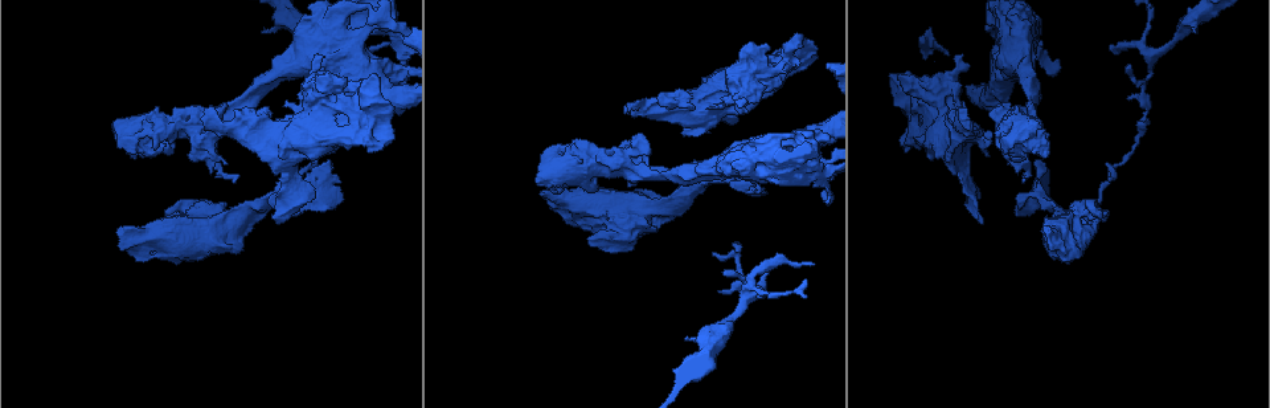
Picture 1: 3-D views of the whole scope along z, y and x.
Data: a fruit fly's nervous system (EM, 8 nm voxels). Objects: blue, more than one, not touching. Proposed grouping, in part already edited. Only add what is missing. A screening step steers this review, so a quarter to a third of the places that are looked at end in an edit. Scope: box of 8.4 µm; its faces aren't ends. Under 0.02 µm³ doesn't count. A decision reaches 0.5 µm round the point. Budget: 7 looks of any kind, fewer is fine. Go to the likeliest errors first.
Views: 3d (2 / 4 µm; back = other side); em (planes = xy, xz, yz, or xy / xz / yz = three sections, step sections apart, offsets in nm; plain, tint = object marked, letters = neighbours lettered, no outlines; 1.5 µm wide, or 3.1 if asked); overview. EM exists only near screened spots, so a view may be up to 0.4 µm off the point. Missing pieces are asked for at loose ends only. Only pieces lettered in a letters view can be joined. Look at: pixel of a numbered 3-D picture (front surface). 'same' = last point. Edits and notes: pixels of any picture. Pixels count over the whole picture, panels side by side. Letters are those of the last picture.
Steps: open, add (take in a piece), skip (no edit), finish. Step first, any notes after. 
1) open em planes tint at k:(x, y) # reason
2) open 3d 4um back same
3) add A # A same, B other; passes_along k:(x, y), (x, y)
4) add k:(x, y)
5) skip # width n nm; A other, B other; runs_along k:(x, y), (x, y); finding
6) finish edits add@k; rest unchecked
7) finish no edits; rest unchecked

open em xy step 4 letters at 1:(812, 263) # thin end

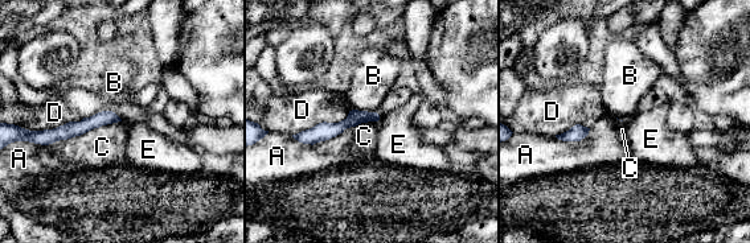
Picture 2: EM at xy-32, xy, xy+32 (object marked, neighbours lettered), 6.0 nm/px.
open em planes letters same

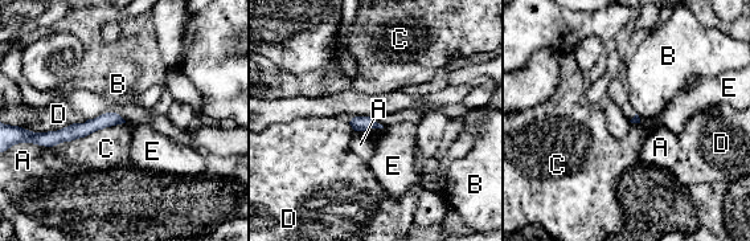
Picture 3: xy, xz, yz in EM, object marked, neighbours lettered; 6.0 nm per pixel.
skip # A other, B other, C other, D other, E other; border 3:(121, 123), (48, 147); no lettered piece goes on from it

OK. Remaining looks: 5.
open 3d 4um at 1:(745, 99) # free end

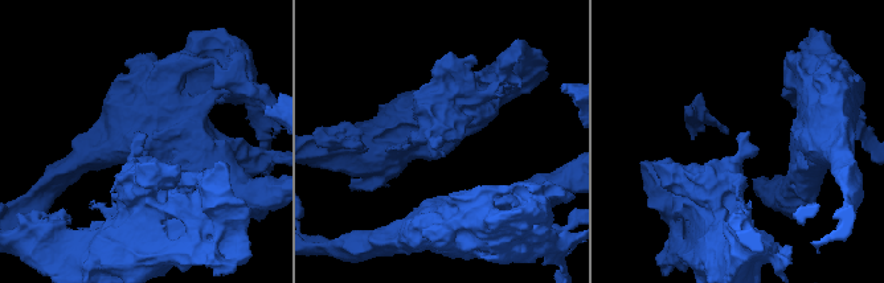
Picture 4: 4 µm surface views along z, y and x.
open em xz step 8 letters at 4:(740, 137)

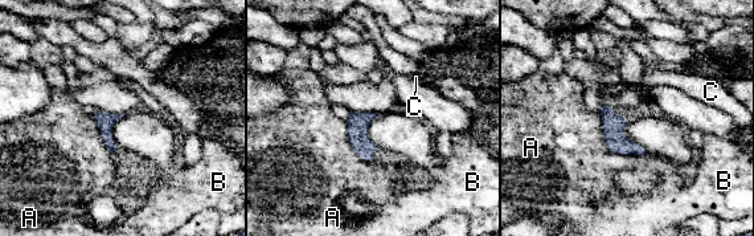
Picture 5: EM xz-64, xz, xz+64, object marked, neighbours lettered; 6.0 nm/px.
skip # A other, B other, C other; border 5:(598, 114), (606, 145), (623, 155); no lettered piece goes on from it

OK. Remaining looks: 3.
open 3d 4um at 1:(131, 158)

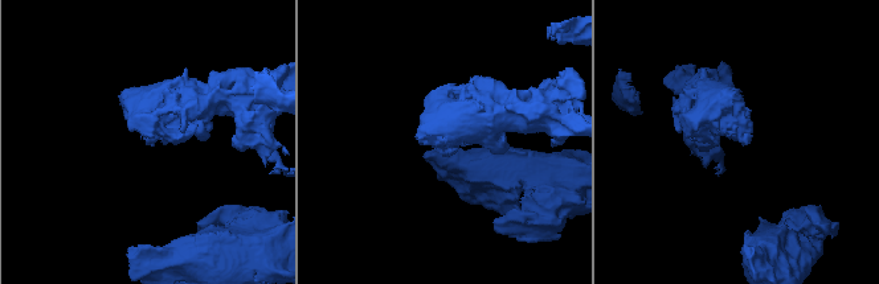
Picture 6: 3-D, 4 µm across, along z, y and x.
open em xz step 4 tint at 6:(746, 142) # shape alone is not enough

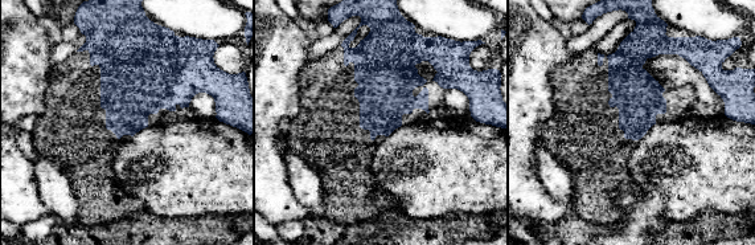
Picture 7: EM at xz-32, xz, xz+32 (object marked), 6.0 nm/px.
open em xz step 4 letters same

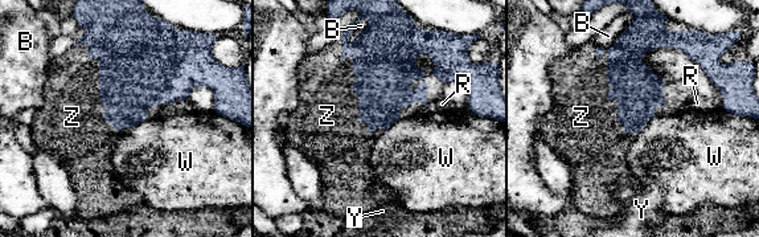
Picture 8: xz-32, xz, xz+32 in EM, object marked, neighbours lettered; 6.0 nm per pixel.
add 8:(327, 115) # longest_contact Z 600 nm; B other, R other, W other, Y other, Z same; the neuron continues

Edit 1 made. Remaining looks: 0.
finish edits add@8; rest unchecked

